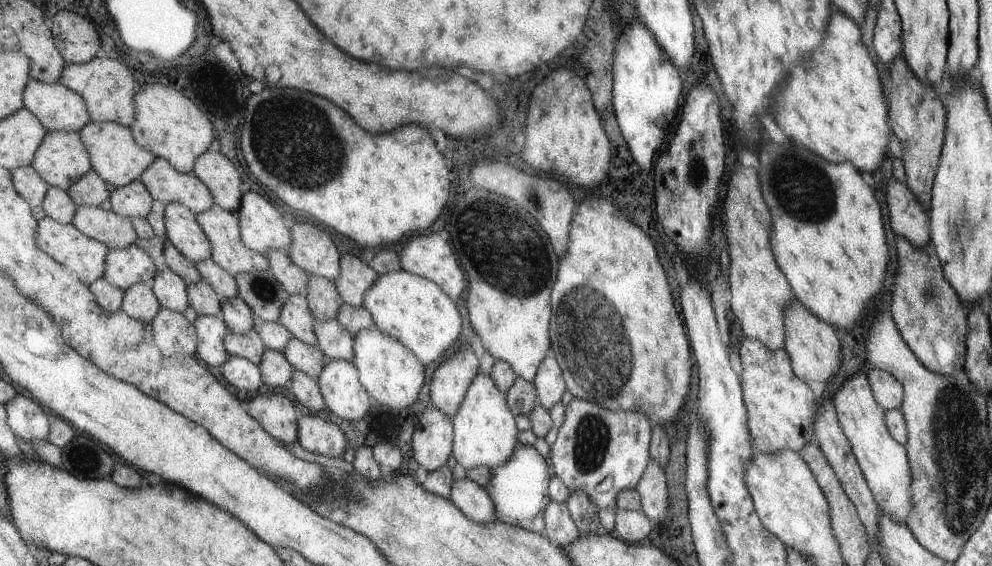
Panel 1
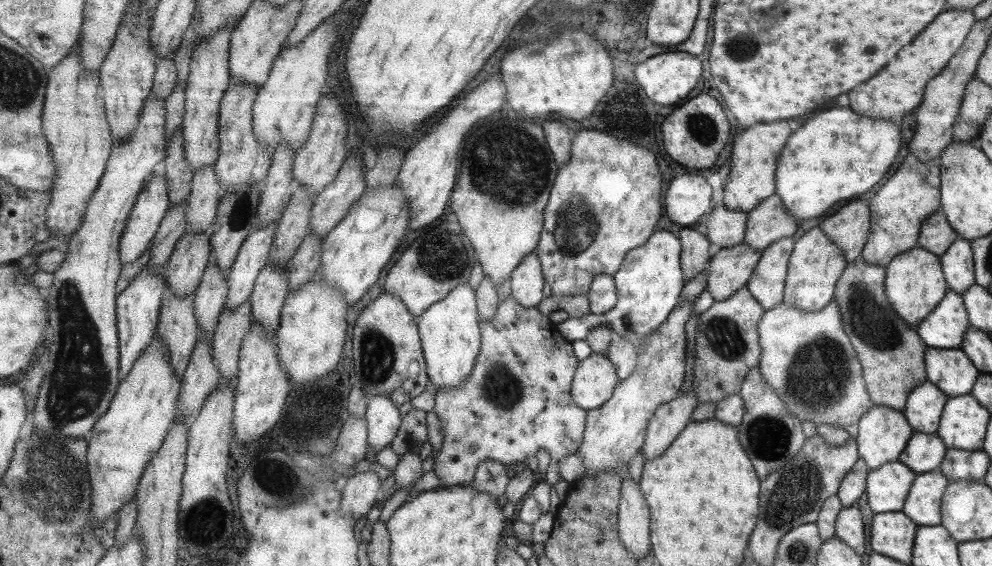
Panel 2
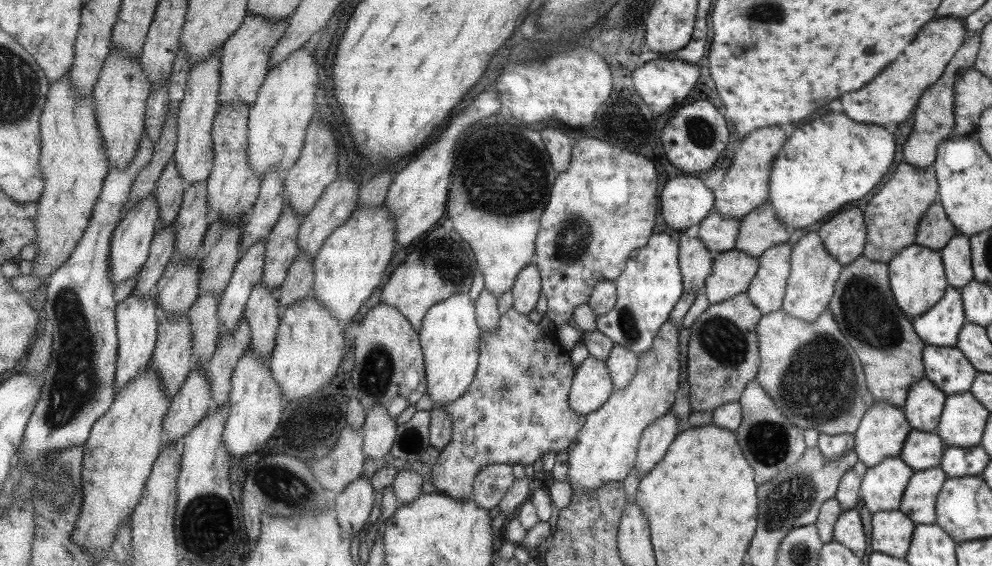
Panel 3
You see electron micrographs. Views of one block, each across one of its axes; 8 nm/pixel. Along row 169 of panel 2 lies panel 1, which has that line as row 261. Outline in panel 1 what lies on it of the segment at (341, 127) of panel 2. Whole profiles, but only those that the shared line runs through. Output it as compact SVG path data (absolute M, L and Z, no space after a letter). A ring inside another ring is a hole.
M299 221L291 226L291 244L287 248L291 262L306 271L335 280L341 272L339 252L335 250L329 236L319 230L317 225L303 224Z

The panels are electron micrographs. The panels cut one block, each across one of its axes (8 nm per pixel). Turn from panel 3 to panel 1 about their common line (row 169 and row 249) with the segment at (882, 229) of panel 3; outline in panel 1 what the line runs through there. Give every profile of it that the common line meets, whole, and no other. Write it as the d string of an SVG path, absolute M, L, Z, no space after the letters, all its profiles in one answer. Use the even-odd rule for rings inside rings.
M894 237L899 262L891 290L891 318L901 332L903 342L927 370L949 376L958 373L966 360L967 309L954 287L947 282L942 264L930 243L924 248L913 248L905 238Z

